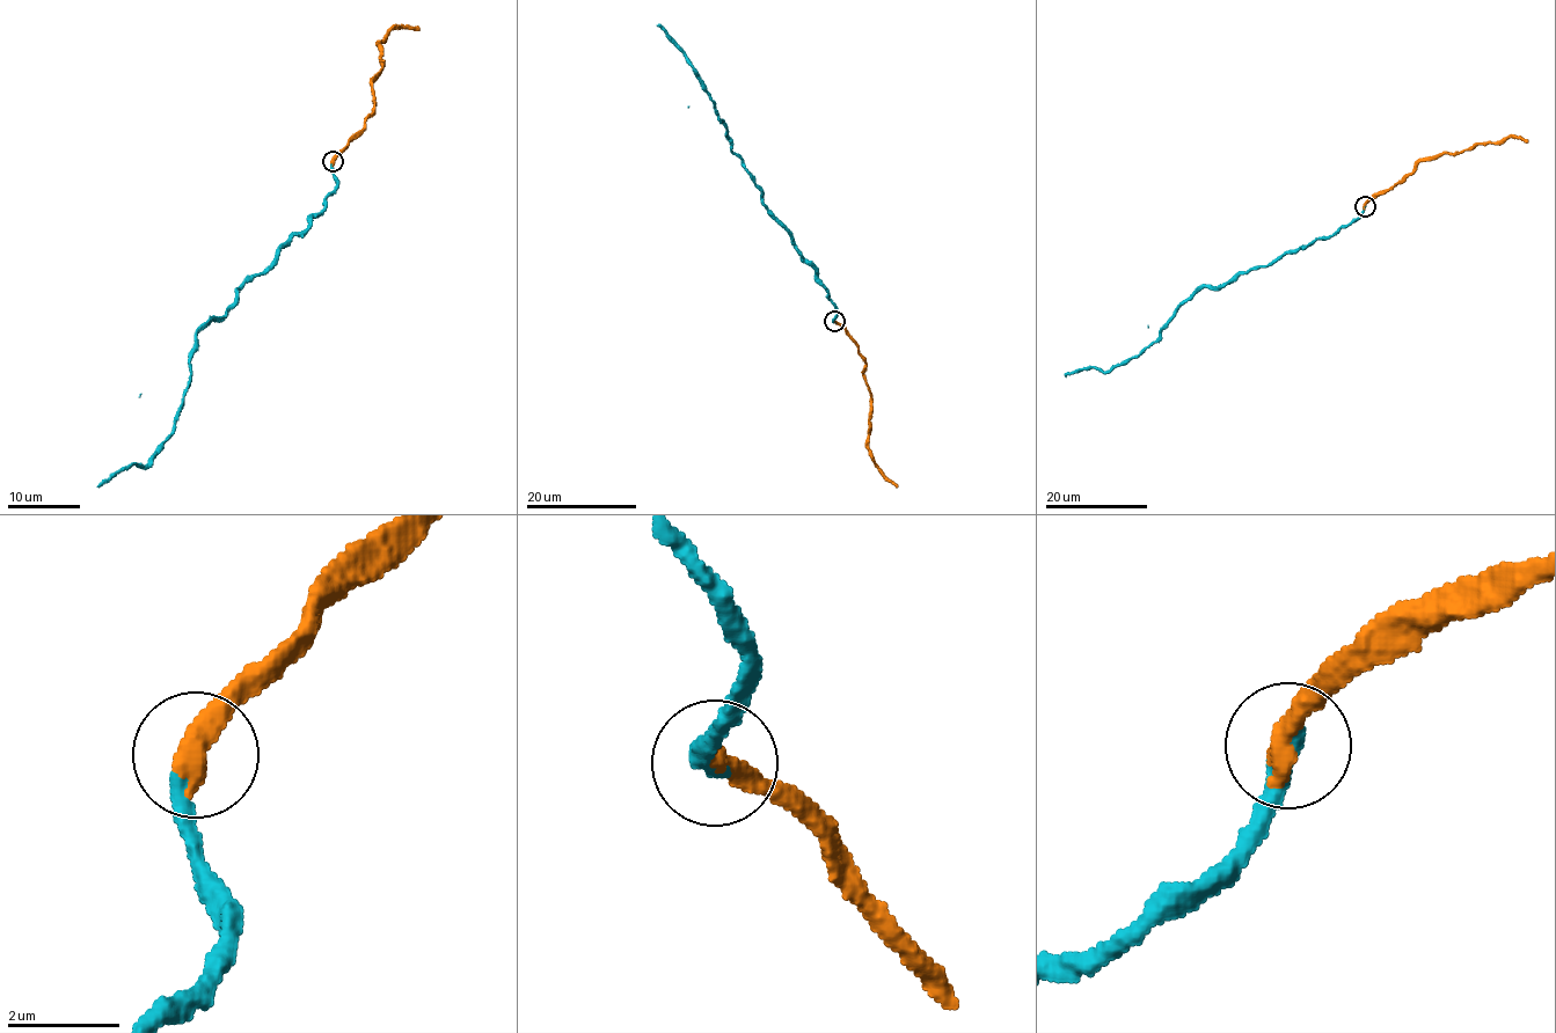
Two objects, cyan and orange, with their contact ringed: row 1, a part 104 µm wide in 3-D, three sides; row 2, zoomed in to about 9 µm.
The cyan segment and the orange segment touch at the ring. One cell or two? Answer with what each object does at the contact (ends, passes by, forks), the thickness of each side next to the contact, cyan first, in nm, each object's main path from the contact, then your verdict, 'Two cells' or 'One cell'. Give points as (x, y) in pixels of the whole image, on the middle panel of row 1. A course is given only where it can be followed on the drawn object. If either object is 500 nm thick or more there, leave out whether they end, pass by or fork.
Thickness 320 nm (cyan) against 550 nm. Course of cyan: (834, 321), (837, 308), (818, 270), (764, 203), (692, 63), (657, 26). Course of orange: (834, 321), (846, 330), (866, 364), (870, 396), (869, 455), (898, 486). One cell

